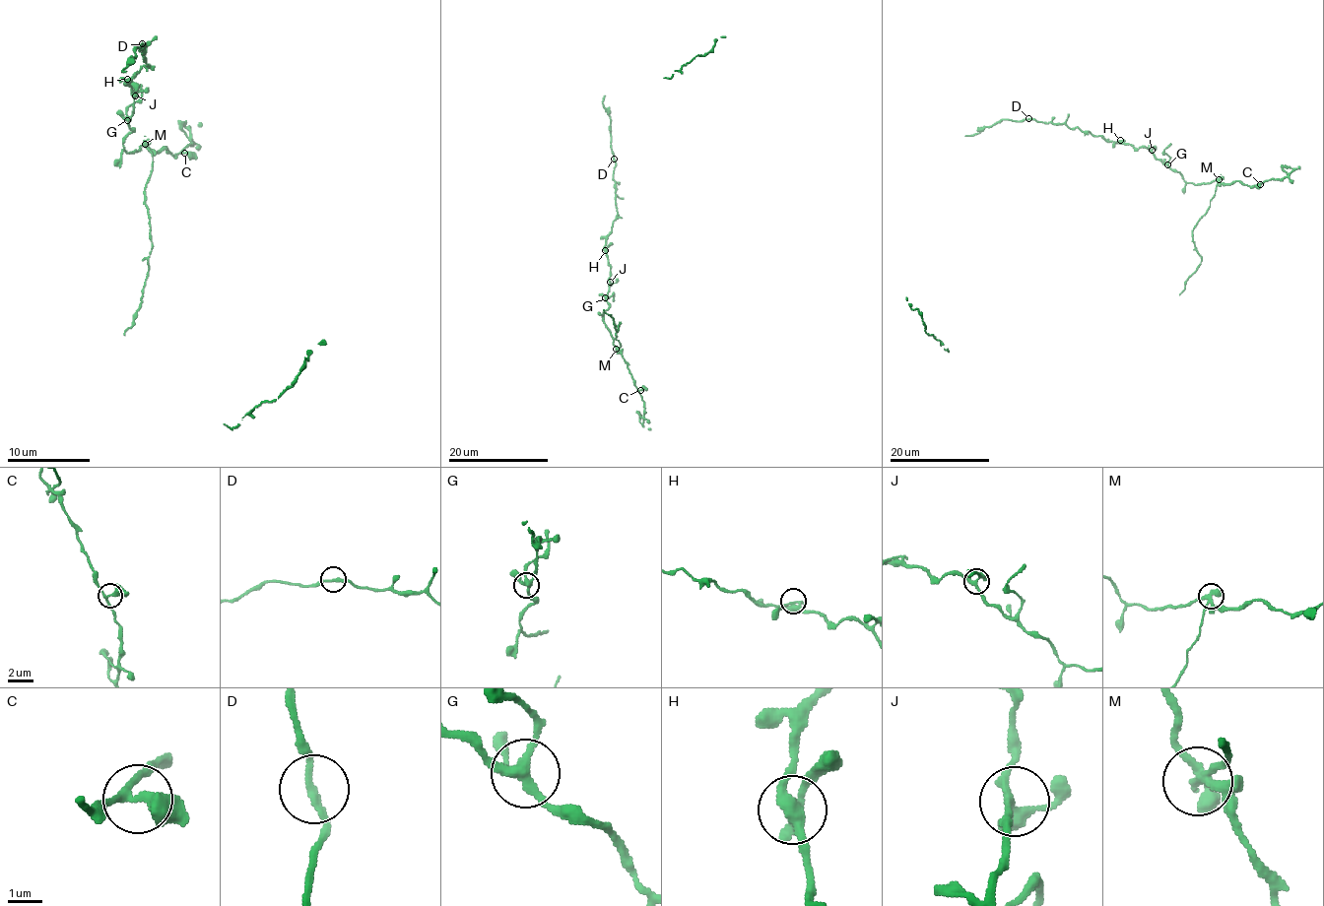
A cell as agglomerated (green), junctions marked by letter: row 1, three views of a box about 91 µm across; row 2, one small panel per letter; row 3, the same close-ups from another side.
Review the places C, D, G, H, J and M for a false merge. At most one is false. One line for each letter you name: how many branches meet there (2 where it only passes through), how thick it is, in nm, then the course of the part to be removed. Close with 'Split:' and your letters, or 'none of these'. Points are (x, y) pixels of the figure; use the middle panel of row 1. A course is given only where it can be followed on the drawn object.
Split: none of these

